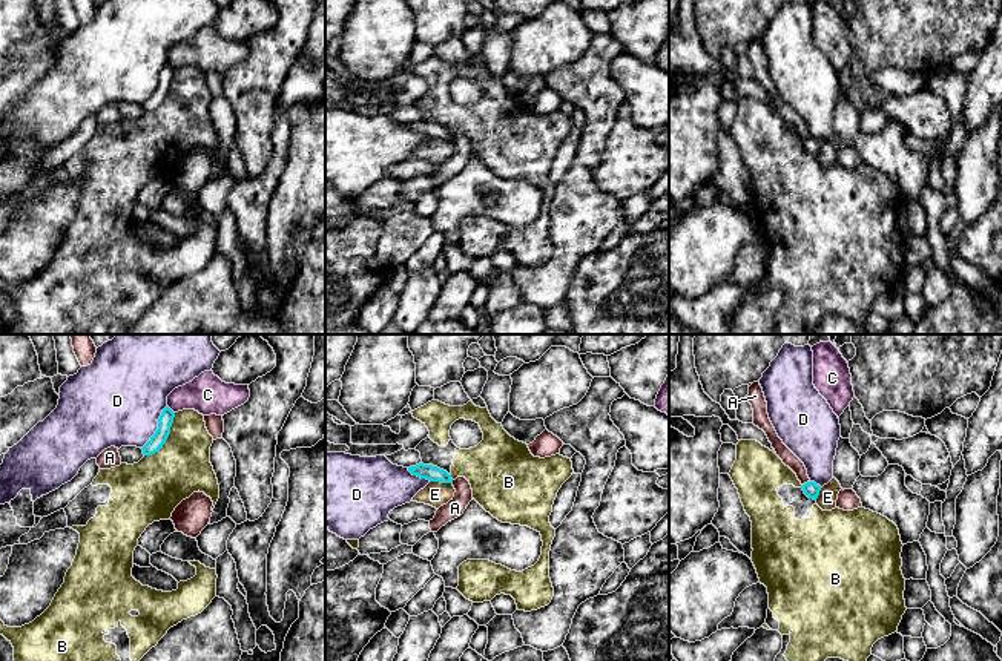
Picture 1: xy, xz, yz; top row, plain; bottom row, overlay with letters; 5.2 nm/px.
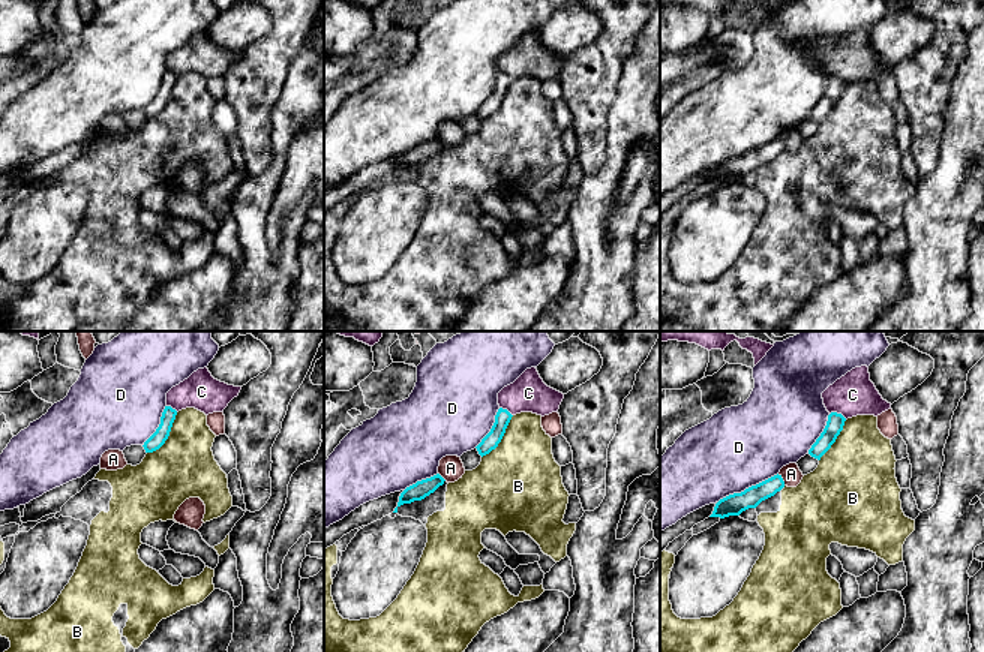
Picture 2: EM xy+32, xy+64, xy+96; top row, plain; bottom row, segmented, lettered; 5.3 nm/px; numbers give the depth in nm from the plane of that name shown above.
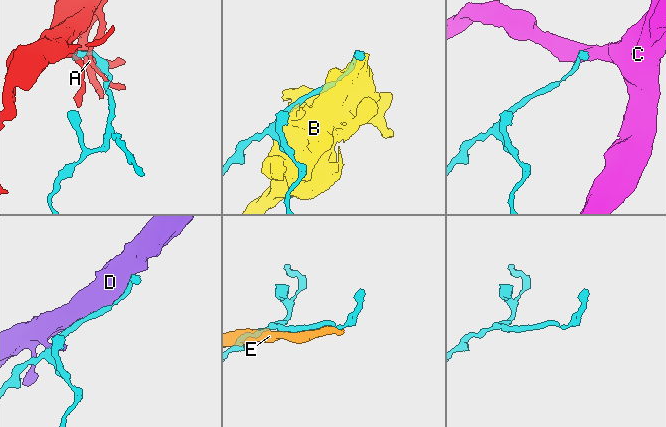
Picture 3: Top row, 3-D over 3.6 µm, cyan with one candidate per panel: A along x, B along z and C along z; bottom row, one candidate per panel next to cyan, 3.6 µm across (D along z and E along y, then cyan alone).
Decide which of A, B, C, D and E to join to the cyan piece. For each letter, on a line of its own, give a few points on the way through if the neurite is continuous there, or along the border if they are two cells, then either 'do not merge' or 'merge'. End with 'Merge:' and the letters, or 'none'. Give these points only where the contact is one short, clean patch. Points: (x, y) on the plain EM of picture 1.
A: do not merge
B: do not merge
C: border along xy (168, 62), (174, 69); do not merge
D: do not merge
E: do not merge
Merge: none

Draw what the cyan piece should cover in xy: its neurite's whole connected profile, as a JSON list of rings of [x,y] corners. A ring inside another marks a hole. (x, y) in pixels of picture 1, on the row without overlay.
[[[166,63],[158,75],[158,86],[150,94],[150,97],[141,104],[144,112],[152,112],[163,104],[170,90],[173,74],[175,69],[169,63]]]

